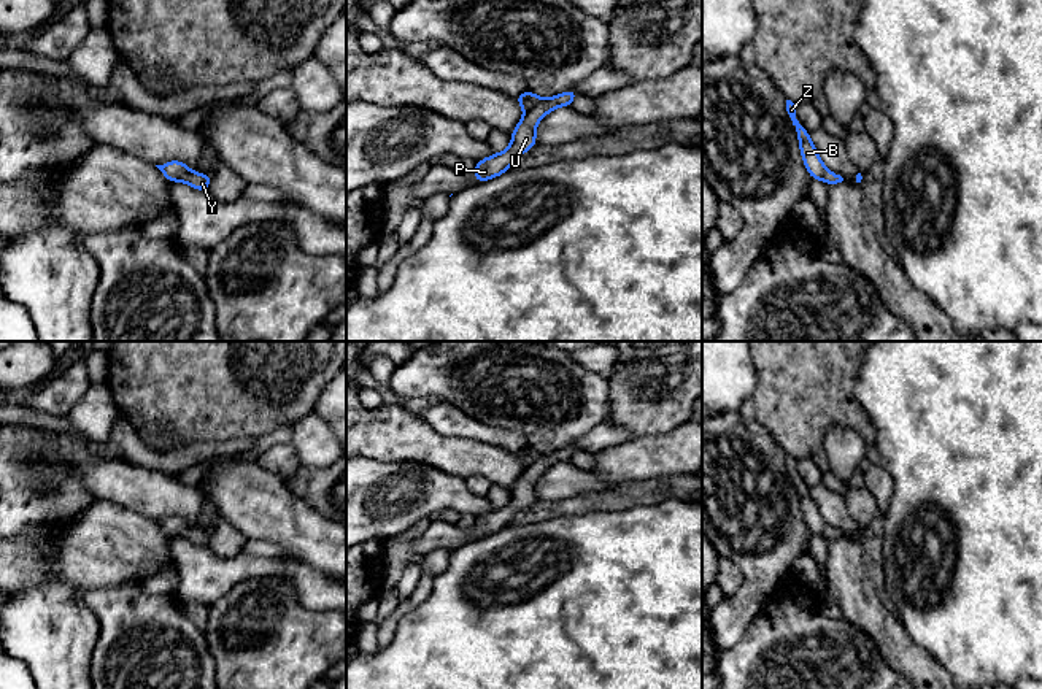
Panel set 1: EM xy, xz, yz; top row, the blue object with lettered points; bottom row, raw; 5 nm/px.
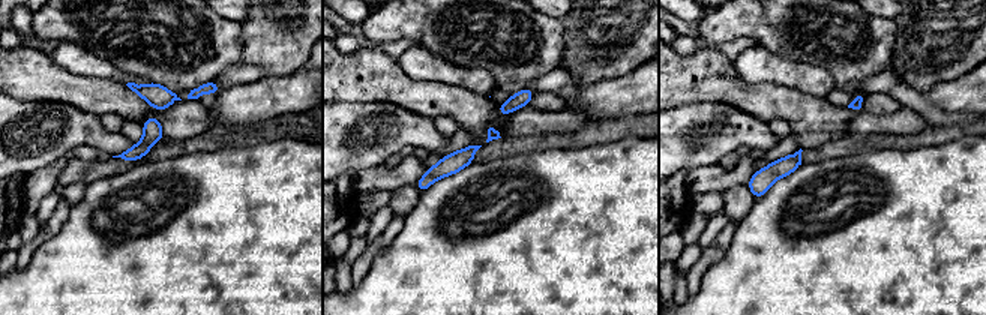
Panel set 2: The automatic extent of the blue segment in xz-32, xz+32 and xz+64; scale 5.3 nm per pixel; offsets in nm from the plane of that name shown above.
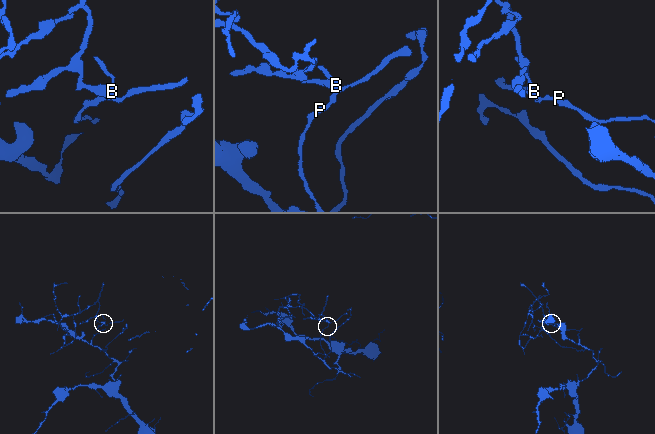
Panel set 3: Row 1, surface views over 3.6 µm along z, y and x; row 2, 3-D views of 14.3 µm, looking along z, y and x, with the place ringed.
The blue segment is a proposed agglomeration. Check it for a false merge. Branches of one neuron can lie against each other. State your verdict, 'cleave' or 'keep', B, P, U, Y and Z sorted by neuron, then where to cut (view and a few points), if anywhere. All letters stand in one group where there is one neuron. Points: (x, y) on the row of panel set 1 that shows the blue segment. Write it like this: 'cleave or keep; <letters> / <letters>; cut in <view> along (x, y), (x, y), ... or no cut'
cleave; B Z / P U Y; cut in xz along (542, 100), (526, 111)

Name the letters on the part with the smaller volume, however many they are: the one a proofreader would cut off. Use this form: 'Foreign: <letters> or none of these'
Foreign: B, Z

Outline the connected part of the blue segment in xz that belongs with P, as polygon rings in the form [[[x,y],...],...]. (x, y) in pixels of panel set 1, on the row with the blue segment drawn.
[[[570,89],[551,98],[542,100],[532,110],[526,111],[523,119],[513,129],[510,148],[504,152],[492,154],[491,157],[477,162],[477,167],[473,170],[473,175],[477,178],[475,183],[488,181],[505,173],[507,170],[511,170],[513,160],[521,152],[526,152],[537,146],[535,125],[538,124],[538,121],[554,108],[570,106],[577,97],[578,92],[575,89]]]

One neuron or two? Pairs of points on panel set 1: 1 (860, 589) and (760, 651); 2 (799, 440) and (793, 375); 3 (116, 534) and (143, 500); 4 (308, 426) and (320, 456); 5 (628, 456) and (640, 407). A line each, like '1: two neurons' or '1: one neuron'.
1: two neurons
2: one neuron
3: two neurons
4: one neuron
5: two neurons

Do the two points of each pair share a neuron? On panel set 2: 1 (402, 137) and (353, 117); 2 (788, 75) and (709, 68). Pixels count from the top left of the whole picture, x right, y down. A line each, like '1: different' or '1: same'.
1: same
2: different

